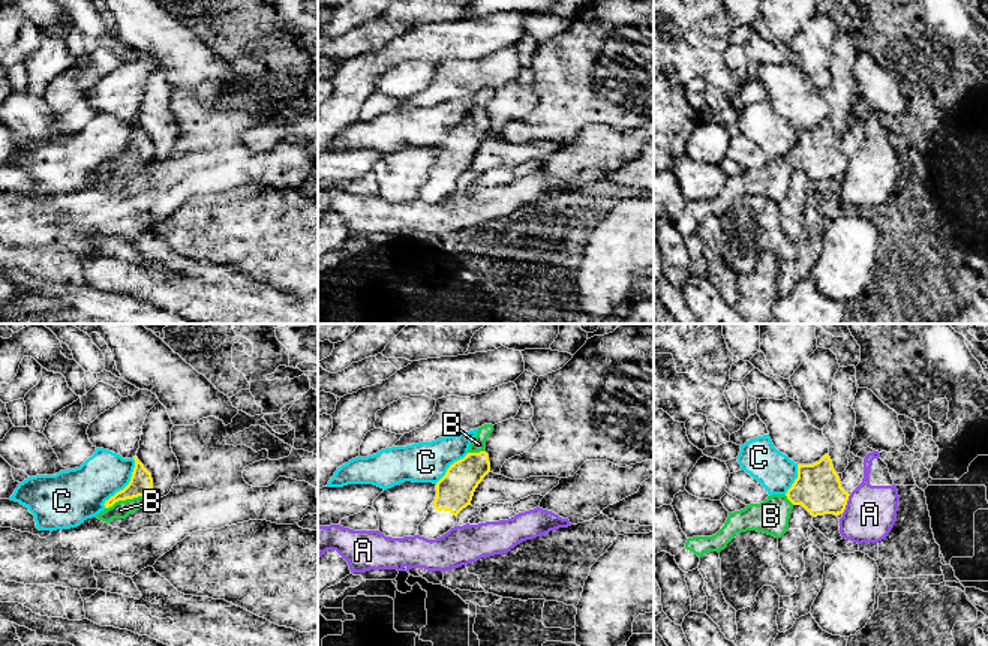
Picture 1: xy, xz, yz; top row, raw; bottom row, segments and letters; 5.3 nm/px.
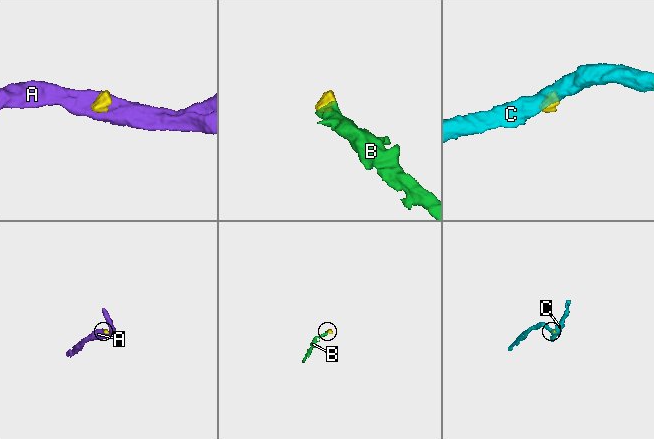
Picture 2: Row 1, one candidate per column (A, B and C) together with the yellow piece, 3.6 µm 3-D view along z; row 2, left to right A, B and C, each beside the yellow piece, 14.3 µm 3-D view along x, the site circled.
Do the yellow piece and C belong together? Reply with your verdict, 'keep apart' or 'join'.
keep apart

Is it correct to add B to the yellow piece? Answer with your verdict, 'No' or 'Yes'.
Yes

